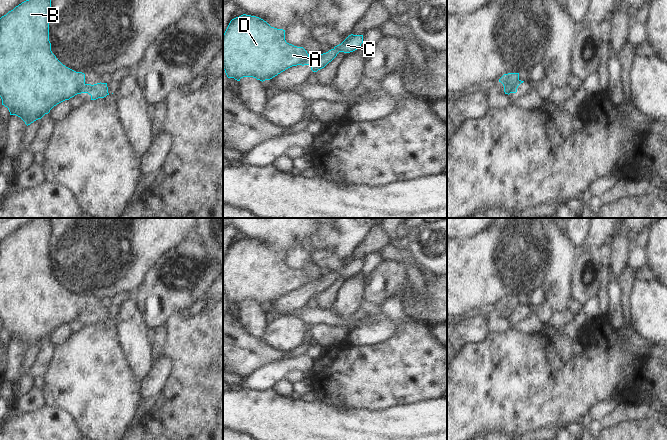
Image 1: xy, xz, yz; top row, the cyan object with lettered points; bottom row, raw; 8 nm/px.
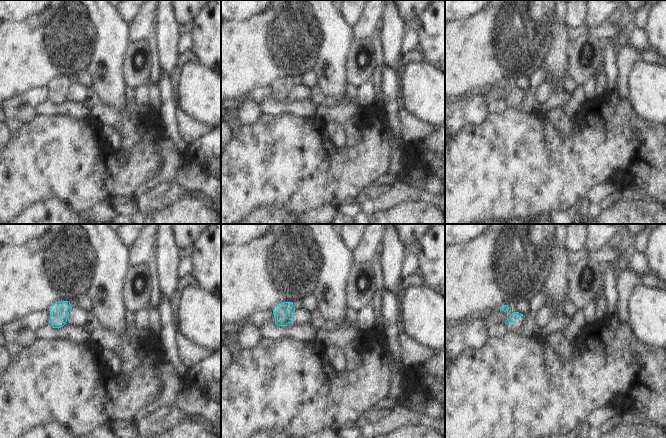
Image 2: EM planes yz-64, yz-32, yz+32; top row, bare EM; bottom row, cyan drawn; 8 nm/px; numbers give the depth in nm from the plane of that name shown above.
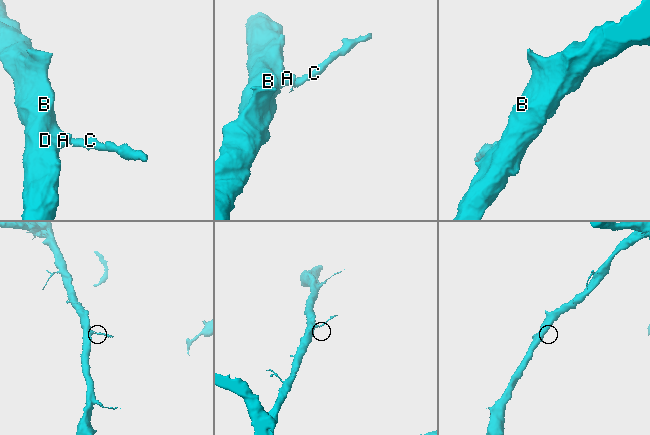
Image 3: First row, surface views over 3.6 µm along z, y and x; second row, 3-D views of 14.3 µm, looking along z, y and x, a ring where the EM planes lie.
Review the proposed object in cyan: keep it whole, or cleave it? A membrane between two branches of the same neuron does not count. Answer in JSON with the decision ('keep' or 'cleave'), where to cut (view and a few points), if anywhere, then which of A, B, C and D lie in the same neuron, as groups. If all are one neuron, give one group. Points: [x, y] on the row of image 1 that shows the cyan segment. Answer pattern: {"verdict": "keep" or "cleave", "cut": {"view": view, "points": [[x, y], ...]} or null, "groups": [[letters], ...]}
{"verdict": "cleave", "cut": {"view": "yz", "points": [[519, 80], [510, 92]]}, "groups": [["A", "B", "D"], ["C"]]}

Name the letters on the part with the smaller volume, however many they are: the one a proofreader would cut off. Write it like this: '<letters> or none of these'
C

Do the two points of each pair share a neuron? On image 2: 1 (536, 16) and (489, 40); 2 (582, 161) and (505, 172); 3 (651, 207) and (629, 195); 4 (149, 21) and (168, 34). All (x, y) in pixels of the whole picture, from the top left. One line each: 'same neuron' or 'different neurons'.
1: same neuron
2: same neuron
3: different neurons
4: different neurons

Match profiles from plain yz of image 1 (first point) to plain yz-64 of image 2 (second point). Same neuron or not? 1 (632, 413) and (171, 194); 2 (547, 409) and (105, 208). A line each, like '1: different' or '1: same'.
1: same
2: different

